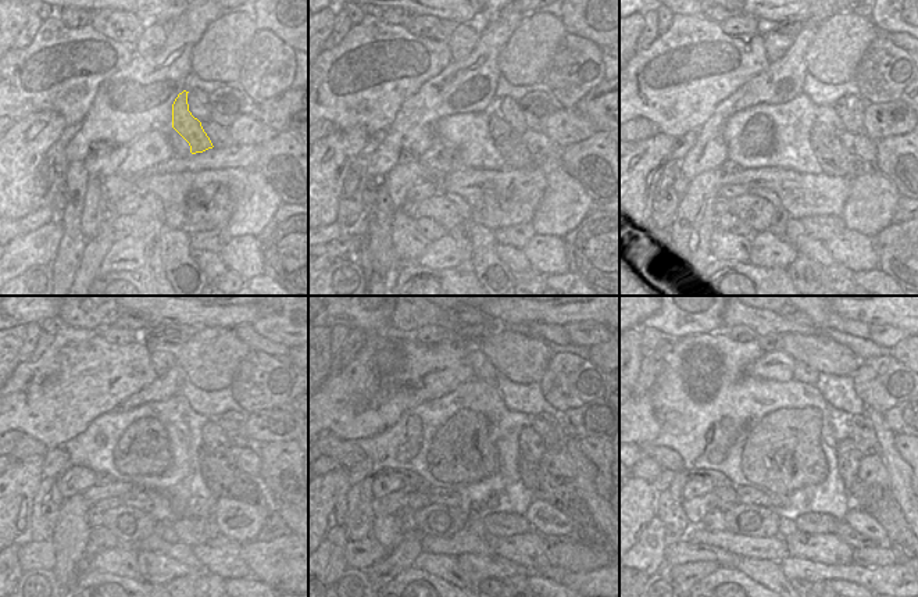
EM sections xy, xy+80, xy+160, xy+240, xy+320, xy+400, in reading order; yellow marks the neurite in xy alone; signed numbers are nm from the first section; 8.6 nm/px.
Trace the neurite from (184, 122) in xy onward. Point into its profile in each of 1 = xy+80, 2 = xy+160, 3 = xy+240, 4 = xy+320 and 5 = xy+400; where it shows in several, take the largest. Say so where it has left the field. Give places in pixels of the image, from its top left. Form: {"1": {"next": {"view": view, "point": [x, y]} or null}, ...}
{"1": {"next": {"view": "xy+80", "point": [510, 145]}}, "2": {"next": {"view": "xy+160", "point": [835, 160]}}, "3": {"next": {"view": "xy+240", "point": [225, 481]}}, "4": {"next": {"view": "xy+320", "point": [558, 492]}}, "5": {"next": {"view": "xy+400", "point": [875, 500]}}}

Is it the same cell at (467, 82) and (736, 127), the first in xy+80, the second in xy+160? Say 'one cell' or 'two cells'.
two cells

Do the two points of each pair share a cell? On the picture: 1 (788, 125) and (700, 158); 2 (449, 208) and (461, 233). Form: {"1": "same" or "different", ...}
{"1": "different", "2": "different"}

